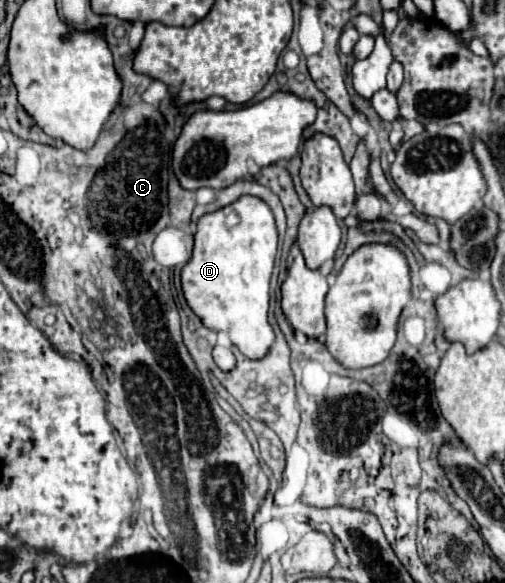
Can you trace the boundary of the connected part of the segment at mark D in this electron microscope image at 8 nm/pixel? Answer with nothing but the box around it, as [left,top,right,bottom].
[181,196,277,360]

